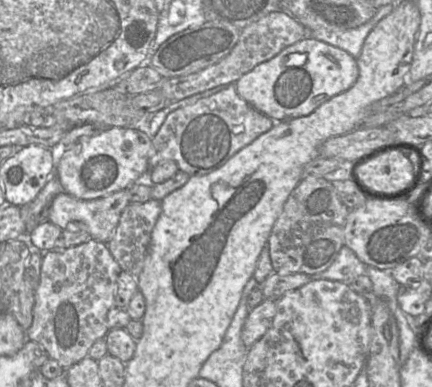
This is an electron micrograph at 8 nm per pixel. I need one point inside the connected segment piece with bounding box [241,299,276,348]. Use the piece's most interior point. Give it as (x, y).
(259, 319)

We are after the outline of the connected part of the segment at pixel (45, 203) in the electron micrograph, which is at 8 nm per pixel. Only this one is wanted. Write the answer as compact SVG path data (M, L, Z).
M54 173L31 203L20 207L21 217L25 223L26 233L30 234L39 224L48 220L49 209L53 200L64 189L56 173Z

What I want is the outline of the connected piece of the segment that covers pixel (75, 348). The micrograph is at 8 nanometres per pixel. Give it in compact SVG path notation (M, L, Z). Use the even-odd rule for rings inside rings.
M90 239L64 251L49 251L42 259L40 284L35 290L33 322L26 331L27 340L40 344L49 358L57 361L64 369L84 359L94 342L105 338L109 332L107 314L114 307L117 279L121 271L107 244L101 241Z

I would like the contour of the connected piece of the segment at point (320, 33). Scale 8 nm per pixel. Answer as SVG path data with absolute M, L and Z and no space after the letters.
M388 4L380 7L368 22L357 28L348 30L317 29L307 31L307 33L309 37L345 50L357 58L369 33L383 18L394 10L395 6L396 4Z

